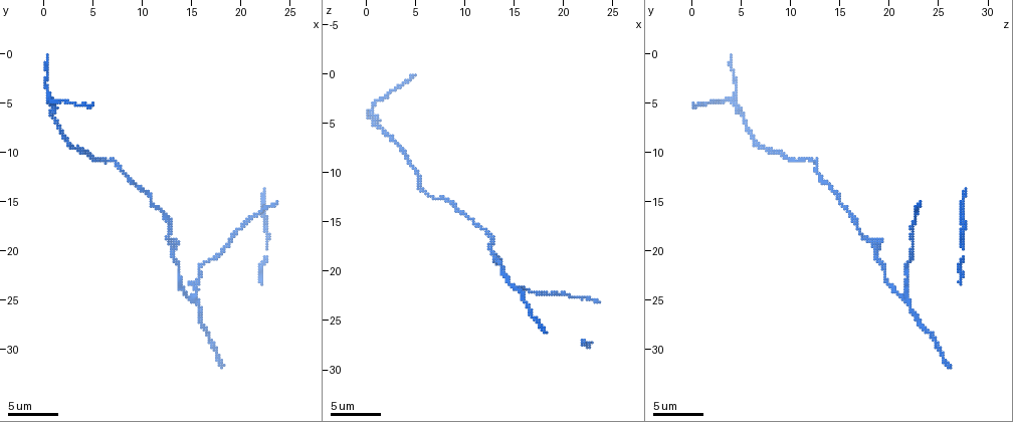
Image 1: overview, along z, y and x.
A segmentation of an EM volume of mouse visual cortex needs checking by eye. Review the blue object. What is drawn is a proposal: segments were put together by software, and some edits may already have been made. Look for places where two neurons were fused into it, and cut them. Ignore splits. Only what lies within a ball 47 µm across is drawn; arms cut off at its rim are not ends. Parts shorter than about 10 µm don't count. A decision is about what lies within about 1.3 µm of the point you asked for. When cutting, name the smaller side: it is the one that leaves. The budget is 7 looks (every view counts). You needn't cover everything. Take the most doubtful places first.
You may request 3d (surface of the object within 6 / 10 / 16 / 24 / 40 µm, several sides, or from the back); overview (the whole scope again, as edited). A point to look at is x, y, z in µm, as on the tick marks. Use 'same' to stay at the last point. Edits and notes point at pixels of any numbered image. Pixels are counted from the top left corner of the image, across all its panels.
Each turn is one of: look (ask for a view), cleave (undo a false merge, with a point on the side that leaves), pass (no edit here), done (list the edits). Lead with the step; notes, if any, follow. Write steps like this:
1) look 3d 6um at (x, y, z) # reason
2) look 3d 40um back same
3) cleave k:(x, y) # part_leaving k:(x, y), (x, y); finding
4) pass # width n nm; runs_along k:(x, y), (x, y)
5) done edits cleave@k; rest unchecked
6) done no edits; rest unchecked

look 3d 10um at (15.4, 24.6, 22.0) # abrupt turn

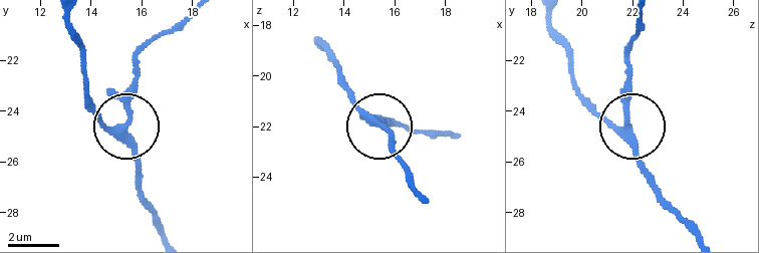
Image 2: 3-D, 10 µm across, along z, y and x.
look 3d 10um back at (15.3, 24.7, 21.8)

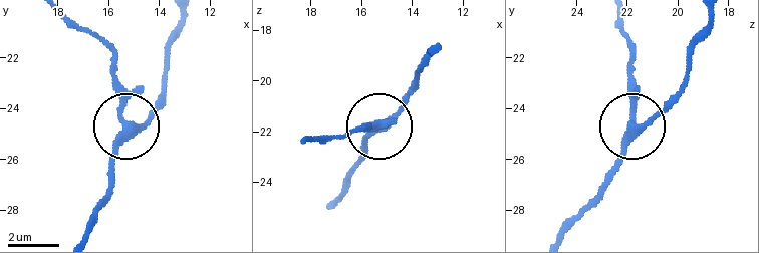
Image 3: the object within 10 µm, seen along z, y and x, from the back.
pass # runs_along 3:(714, 16), (682, 87), (637, 127), (629, 119), (629, 44); all the same neuron

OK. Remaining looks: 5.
look 3d 6um at (13.2, 19.8, 18.6)

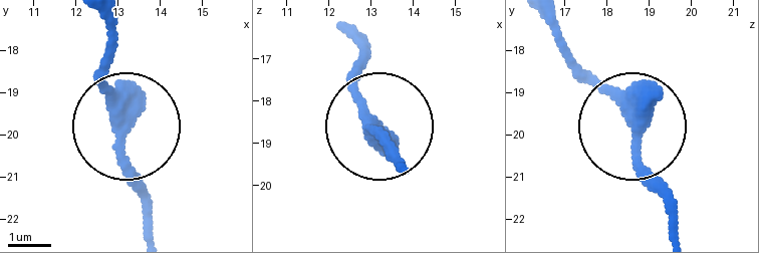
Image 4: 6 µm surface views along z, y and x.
look 3d 6um back at (13.15, 19.70, 18.85)

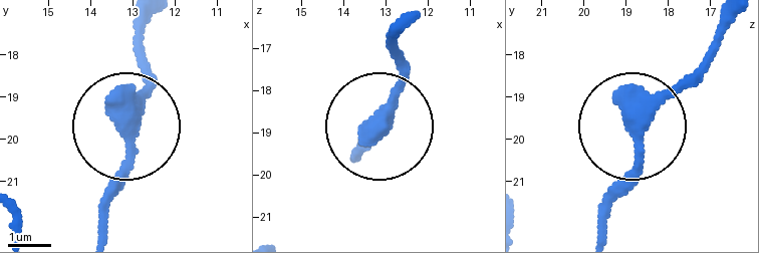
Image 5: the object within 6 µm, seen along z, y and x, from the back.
pass # runs_along 5:(641, 121), (716, 49); all the same neuron

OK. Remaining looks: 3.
look 3d 16um at (1.0, 6.4, 5.2) # sudden change in width

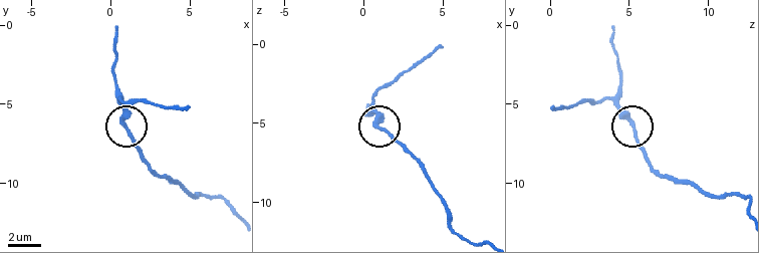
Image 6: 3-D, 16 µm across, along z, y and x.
pass # width 230 nm; runs_along 6:(234, 209), (165, 181), (134, 141), (120, 97); all the same neuron

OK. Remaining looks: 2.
done no edits; rest unchecked

